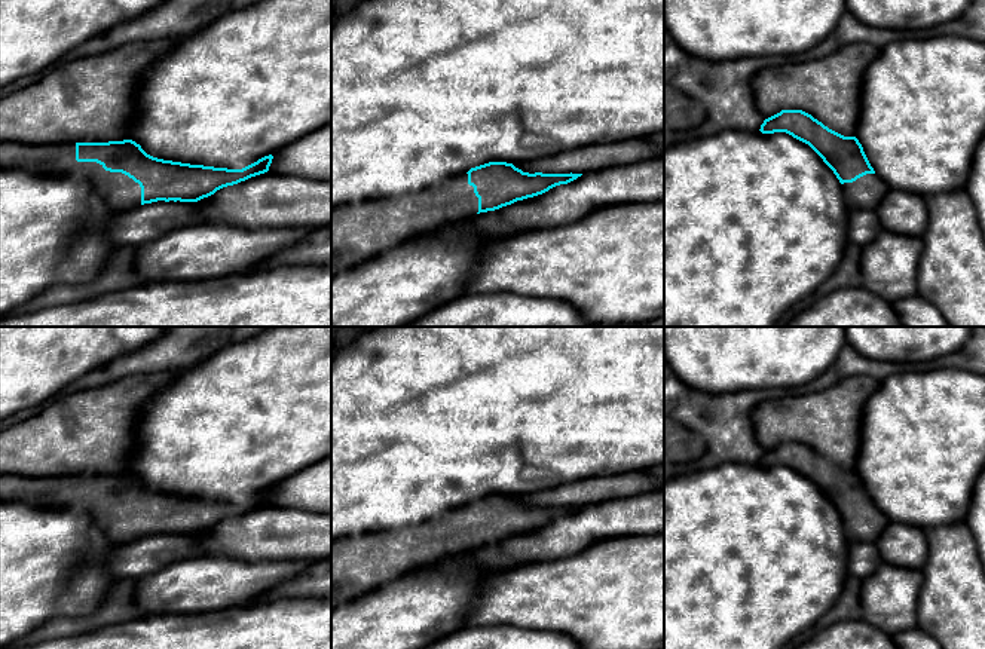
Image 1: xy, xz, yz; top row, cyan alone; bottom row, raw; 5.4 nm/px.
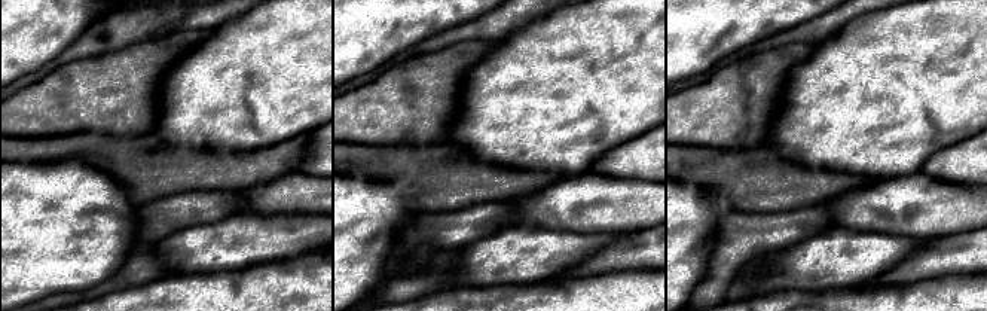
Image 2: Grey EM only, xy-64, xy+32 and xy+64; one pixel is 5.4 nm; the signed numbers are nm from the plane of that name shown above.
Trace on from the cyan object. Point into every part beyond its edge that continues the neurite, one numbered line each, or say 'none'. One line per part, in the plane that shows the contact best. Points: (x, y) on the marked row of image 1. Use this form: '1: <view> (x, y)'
1: xy (116, 190)

